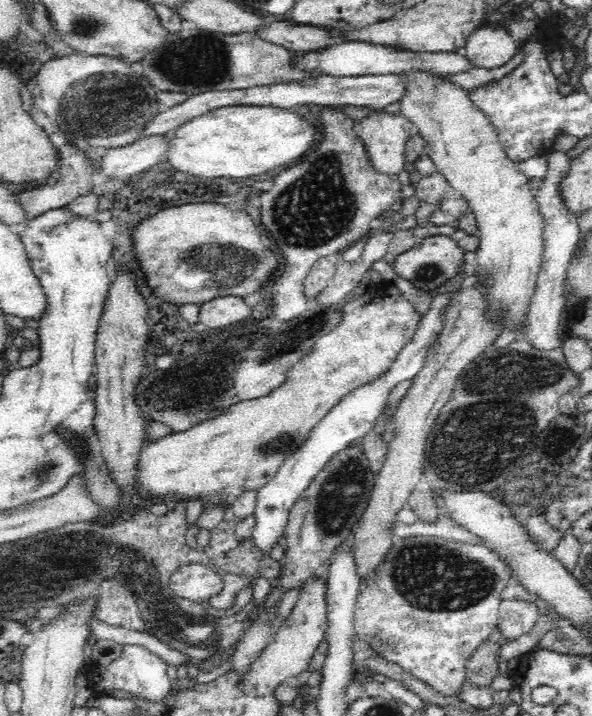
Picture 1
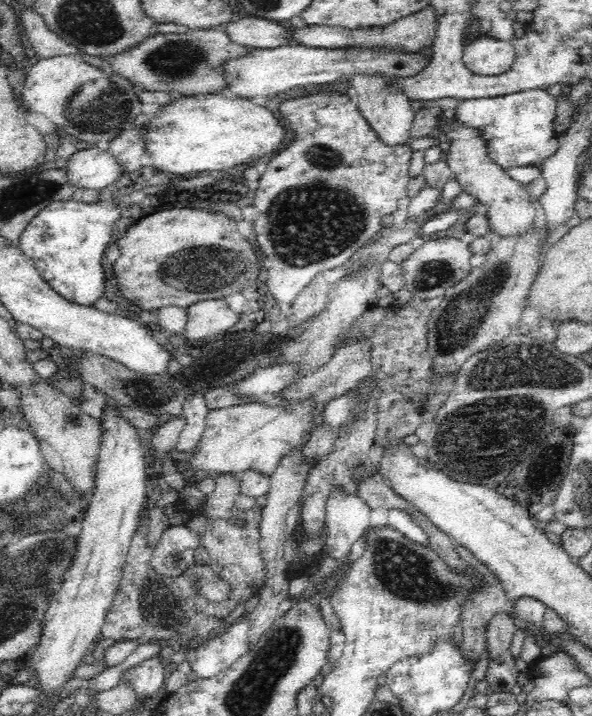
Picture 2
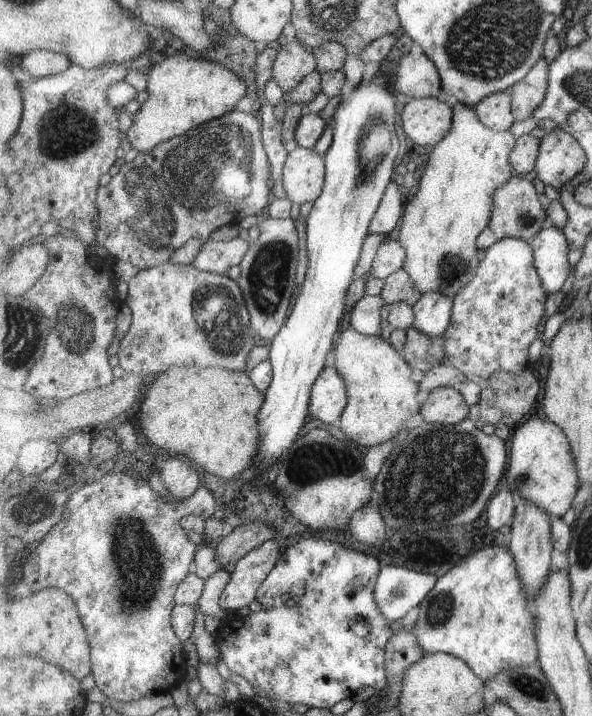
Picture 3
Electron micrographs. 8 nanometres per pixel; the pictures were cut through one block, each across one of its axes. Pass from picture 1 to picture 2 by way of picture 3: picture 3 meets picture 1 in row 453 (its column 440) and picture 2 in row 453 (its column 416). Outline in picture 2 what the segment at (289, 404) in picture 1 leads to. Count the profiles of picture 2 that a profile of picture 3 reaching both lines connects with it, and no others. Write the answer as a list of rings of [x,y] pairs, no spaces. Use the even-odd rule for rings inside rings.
[[[312,401],[308,403],[291,402],[291,404],[293,406],[290,411],[278,409],[278,407],[264,407],[250,402],[212,410],[206,416],[206,428],[198,445],[194,448],[196,452],[189,459],[190,469],[194,469],[195,472],[199,470],[208,476],[218,473],[241,474],[243,470],[252,469],[262,471],[269,476],[284,456],[288,456],[292,449],[302,446],[301,436],[304,434],[304,430],[310,426],[310,420],[312,420],[312,413],[310,413],[310,410],[314,408]]]

